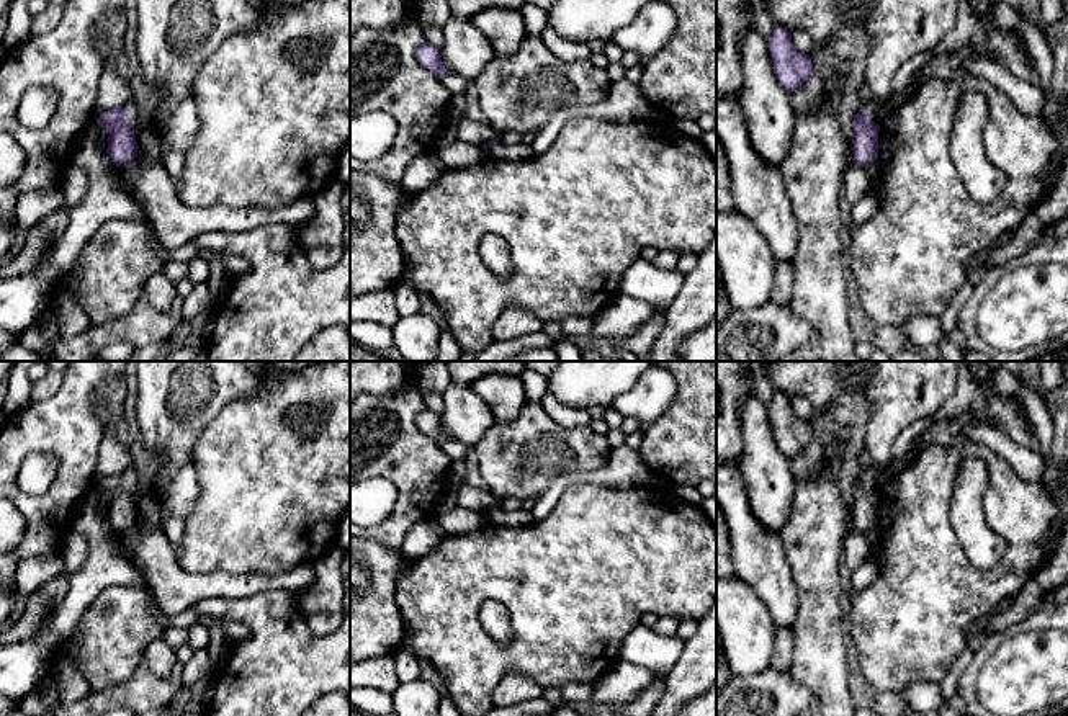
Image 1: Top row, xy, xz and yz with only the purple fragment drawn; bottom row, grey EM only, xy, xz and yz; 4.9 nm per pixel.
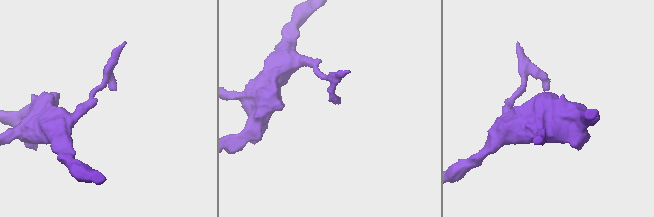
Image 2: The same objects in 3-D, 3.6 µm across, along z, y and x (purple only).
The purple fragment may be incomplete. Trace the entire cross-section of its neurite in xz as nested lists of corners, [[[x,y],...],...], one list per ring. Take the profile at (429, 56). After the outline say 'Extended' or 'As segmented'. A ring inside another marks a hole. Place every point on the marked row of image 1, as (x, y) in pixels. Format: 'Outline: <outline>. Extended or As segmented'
Outline: [[[424,43],[419,49],[417,49],[417,59],[420,60],[420,64],[424,67],[427,67],[430,72],[433,72],[437,77],[443,77],[446,74],[450,74],[445,65],[442,64],[442,56],[440,51],[437,47],[433,47],[430,43]]]. As segmented

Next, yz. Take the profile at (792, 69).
Outline: [[[775,25],[769,39],[769,51],[775,77],[788,95],[813,75],[810,54],[800,54],[795,49],[792,34],[785,28]]]. As segmented

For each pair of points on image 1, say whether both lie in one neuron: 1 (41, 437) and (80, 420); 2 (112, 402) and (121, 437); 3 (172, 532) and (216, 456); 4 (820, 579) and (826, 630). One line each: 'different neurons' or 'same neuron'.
1: same neuron
2: same neuron
3: different neurons
4: same neuron

